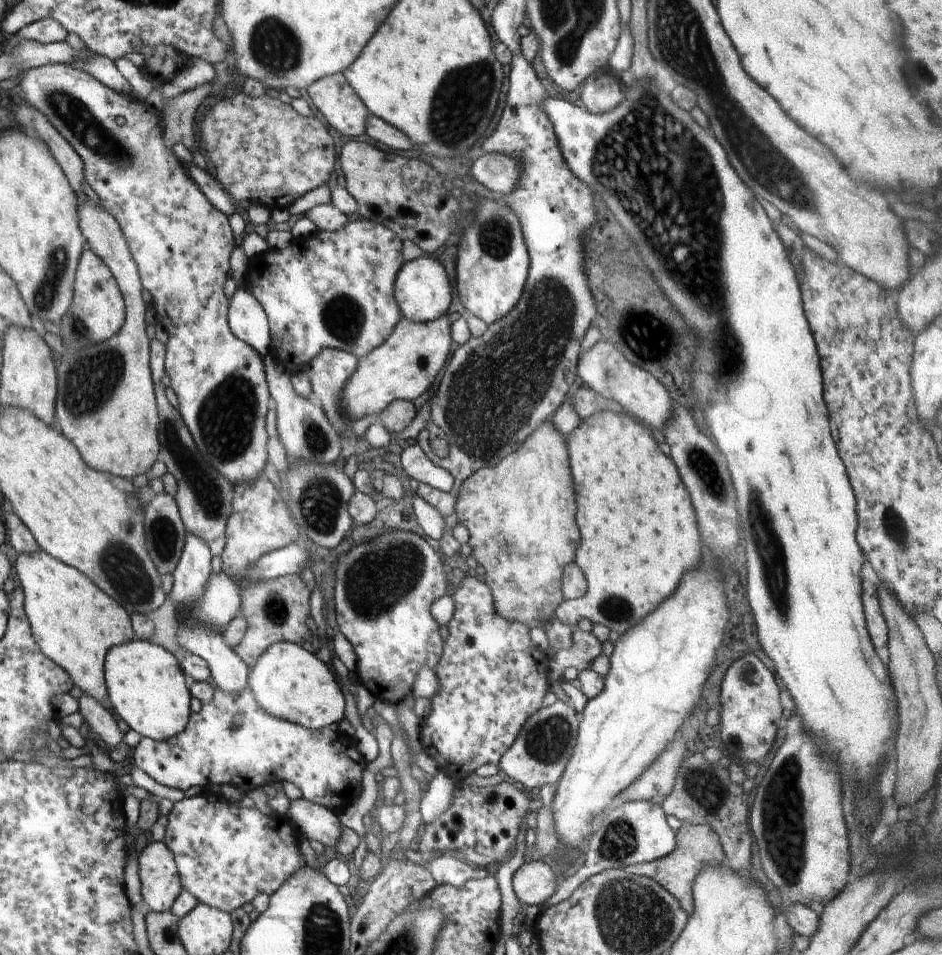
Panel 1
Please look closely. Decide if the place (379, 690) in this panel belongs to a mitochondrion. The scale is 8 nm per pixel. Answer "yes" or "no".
no

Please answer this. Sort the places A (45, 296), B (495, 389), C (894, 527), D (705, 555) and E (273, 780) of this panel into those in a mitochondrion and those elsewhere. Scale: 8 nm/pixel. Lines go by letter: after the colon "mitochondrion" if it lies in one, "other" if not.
A: mitochondrion
B: mitochondrion
C: mitochondrion
D: other
E: other

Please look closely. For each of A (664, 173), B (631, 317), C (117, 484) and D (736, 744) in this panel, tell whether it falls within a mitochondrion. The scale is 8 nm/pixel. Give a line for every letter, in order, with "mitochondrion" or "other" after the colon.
A: mitochondrion
B: mitochondrion
C: other
D: mitochondrion

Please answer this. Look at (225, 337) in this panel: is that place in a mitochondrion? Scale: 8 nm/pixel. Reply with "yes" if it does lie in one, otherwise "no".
no

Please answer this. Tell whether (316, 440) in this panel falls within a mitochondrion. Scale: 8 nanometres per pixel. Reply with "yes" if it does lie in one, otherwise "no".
yes

